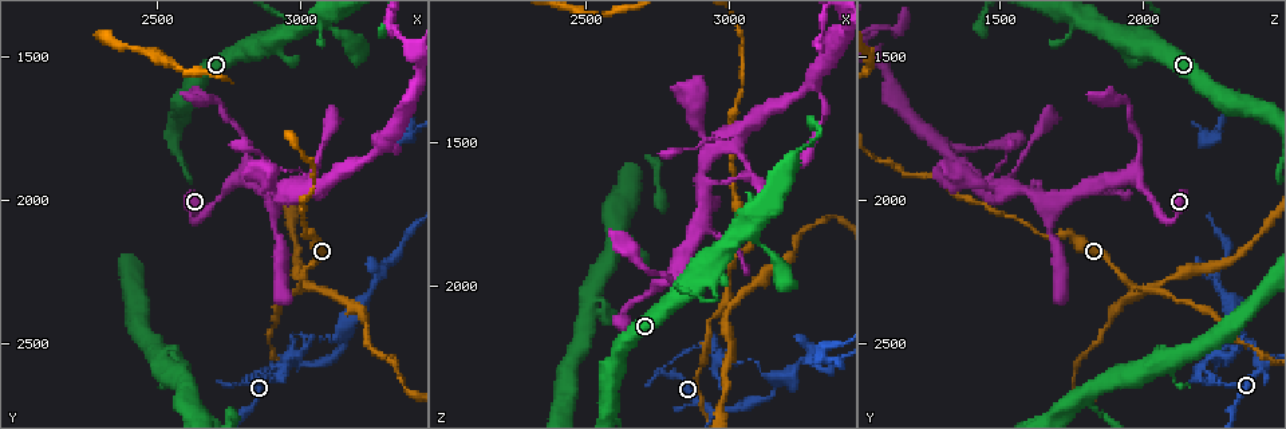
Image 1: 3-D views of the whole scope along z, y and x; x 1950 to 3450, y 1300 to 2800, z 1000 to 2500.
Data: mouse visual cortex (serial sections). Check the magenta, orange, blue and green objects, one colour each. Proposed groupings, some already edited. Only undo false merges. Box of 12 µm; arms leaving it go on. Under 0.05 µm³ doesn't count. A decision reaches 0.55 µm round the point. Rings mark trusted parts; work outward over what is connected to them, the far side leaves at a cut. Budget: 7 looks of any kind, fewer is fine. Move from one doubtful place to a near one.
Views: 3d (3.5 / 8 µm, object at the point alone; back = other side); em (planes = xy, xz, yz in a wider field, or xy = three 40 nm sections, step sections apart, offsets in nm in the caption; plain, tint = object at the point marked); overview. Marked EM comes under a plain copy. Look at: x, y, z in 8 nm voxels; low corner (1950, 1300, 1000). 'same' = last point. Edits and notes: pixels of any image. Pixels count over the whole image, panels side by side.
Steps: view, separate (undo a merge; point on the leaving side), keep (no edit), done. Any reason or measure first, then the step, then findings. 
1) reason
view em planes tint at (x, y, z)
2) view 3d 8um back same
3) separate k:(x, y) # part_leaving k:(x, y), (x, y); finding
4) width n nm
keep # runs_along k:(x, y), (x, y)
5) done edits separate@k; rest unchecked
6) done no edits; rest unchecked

four or more arms meet
view 3d 3.5um at (3030, 2310, 2050)

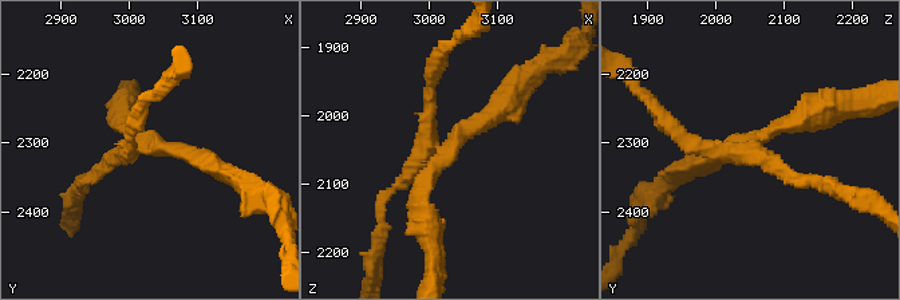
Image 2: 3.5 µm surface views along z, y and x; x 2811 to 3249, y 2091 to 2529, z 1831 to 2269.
arms 4; arm_widths 150, 150, 150, 200 nm
view em xy step 1 tint at (3020, 2300, 2050)

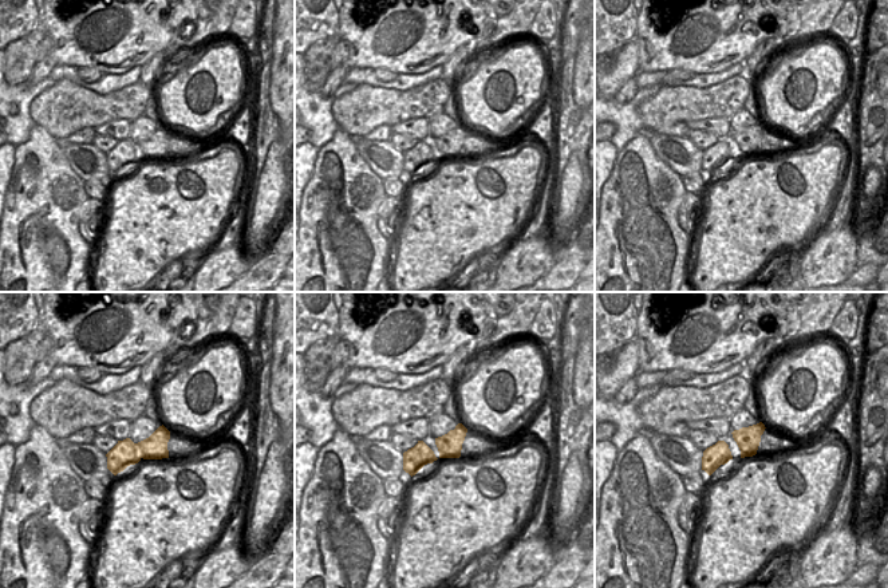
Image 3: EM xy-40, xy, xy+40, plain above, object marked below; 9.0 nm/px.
another direction
view em planes tint same

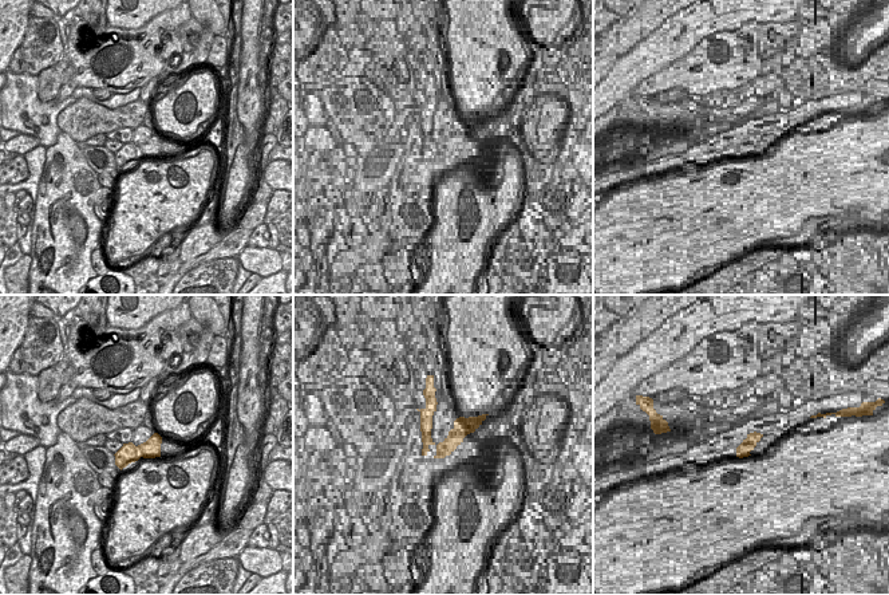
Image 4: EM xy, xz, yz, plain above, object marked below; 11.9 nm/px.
width 240 nm
separate 2:(798, 121) # part_leaving 2:(758, 138), (827, 105), (855, 105); a second cell is stuck on

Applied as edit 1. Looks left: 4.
see it whole again
view overview

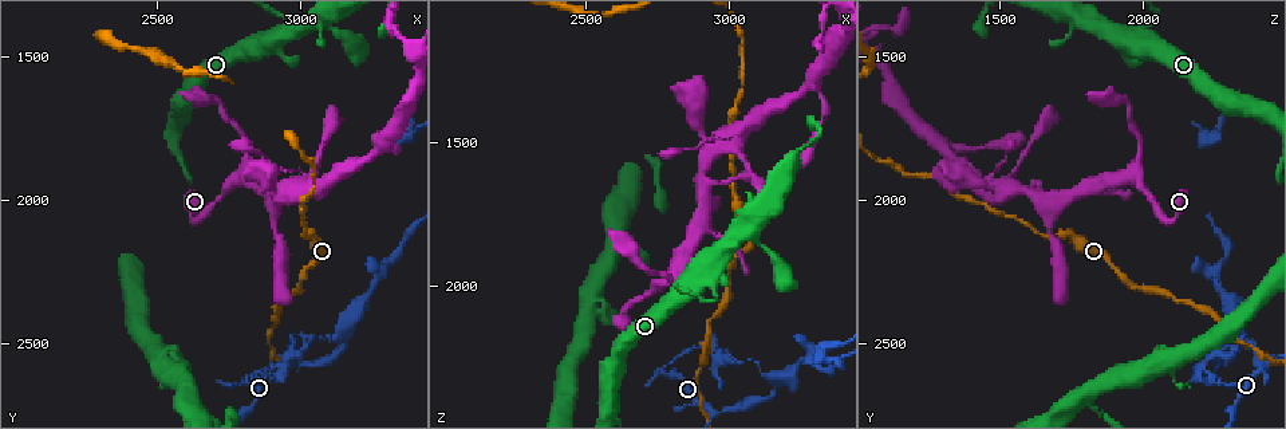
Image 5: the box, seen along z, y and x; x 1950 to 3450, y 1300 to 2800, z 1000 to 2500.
thick turns thin
view 3d 8um at (3270, 2260, 2260)

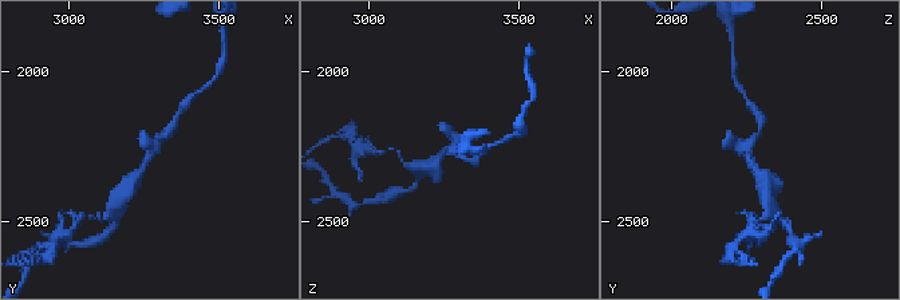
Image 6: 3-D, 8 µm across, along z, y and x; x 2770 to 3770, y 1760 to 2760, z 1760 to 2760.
now the EM
view em planes tint at (3280, 2260, 2250)

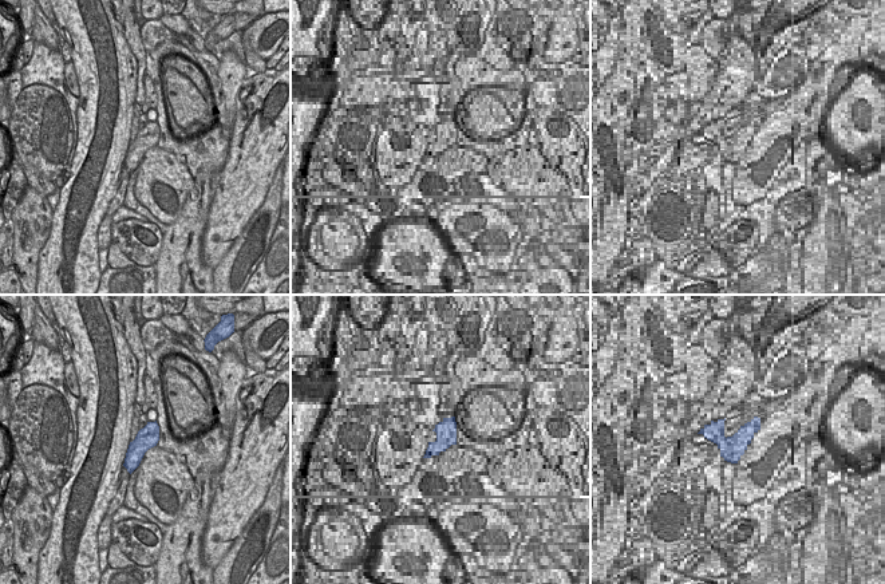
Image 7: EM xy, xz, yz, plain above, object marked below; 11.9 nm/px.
keep # runs_along 6:(134, 177), (172, 123); one cell here

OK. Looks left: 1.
abrupt turn
view 3d 3.5um back at (3080, 2480, 2260)

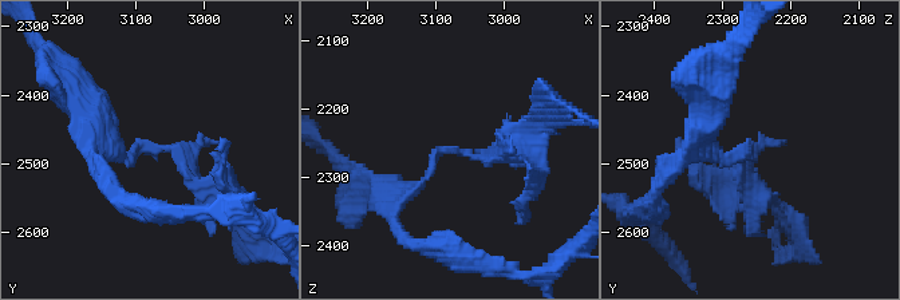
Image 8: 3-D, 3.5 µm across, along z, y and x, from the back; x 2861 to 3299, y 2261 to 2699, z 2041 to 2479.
keep # runs_along 8:(395, 206), (441, 152), (522, 147); all the same cell

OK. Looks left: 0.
done edits separate@2; rest unchecked

